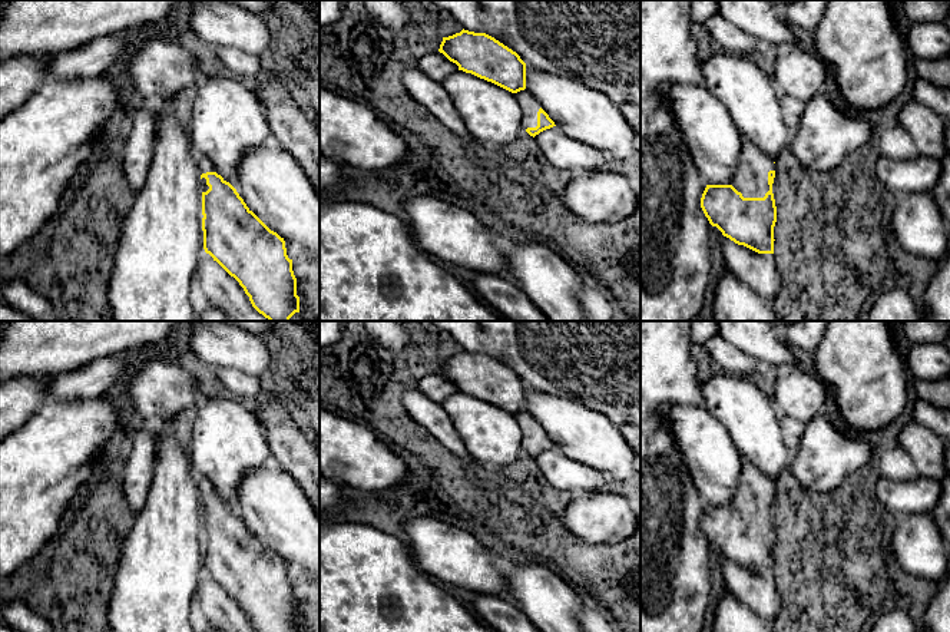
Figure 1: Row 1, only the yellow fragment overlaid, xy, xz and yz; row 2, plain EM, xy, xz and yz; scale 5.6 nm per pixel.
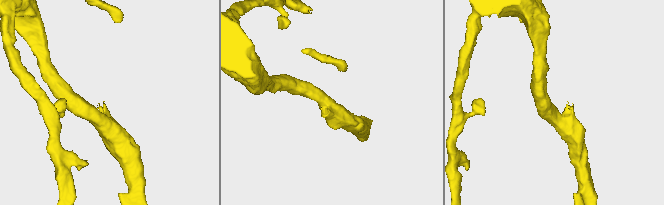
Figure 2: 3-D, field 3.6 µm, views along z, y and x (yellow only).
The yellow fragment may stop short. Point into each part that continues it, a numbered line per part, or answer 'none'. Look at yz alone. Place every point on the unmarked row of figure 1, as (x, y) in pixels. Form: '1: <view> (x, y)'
1: yz (751, 498)

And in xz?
1: xz (529, 424)

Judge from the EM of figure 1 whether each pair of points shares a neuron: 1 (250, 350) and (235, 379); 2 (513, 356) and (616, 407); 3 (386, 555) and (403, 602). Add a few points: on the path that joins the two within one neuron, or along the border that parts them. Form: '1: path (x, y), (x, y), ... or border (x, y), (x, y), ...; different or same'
1: border (212, 367), (234, 367), (258, 379); different
2: path (539, 356), (565, 356), (591, 381); same
3: path (386, 566), (386, 585), (391, 591); same

